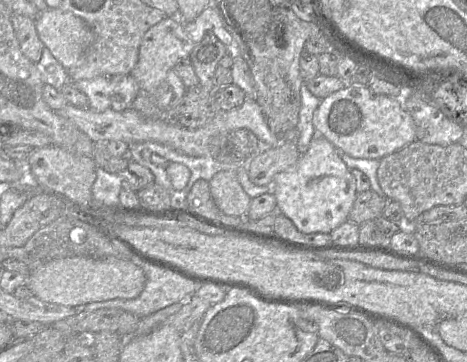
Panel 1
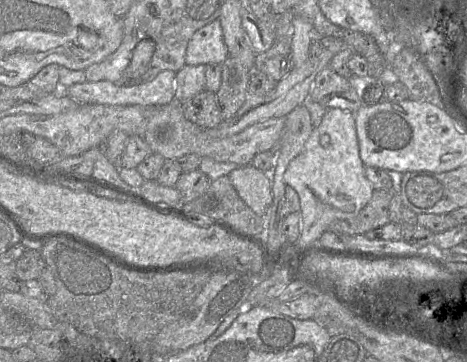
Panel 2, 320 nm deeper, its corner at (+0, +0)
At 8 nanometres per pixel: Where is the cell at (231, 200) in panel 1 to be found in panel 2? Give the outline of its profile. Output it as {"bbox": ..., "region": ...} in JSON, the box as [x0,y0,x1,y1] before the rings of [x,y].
{"bbox":[228,164,272,216],"region":[[[248,164],[234,169],[228,176],[245,204],[257,215],[264,216],[272,204],[270,174]]]}

